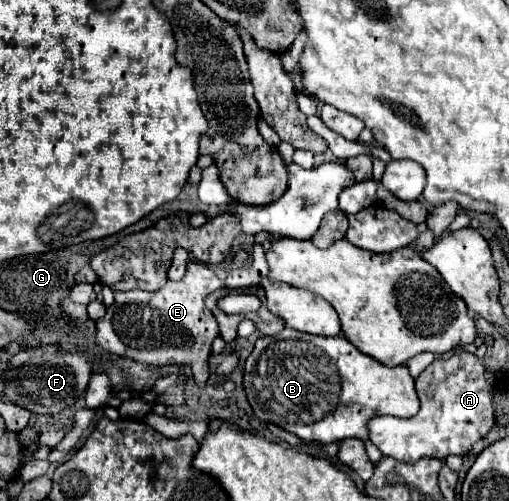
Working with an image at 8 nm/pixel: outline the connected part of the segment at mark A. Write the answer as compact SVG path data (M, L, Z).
M463 352L461 356L453 354L449 360L437 358L427 366L427 370L423 370L415 384L421 386L421 410L413 418L401 420L381 416L369 422L369 440L383 456L391 456L407 464L413 464L423 456L439 460L445 460L451 452L461 456L493 428L493 394L487 370L475 354Z

